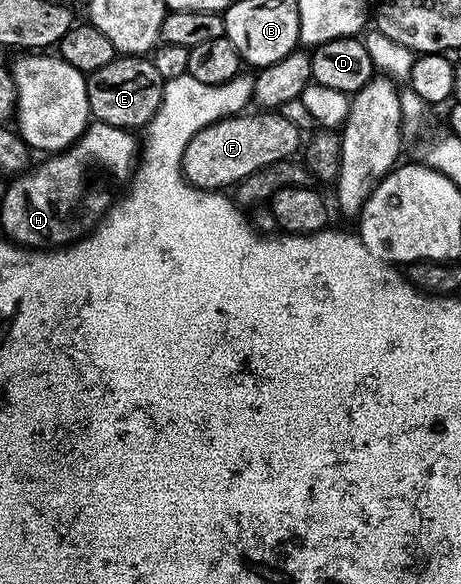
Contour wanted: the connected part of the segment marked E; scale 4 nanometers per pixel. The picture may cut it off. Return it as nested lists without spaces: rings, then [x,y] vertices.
[[[118,55],[104,69],[96,69],[87,78],[90,114],[99,123],[127,129],[145,128],[160,109],[164,80],[156,70],[153,58],[141,55]]]

